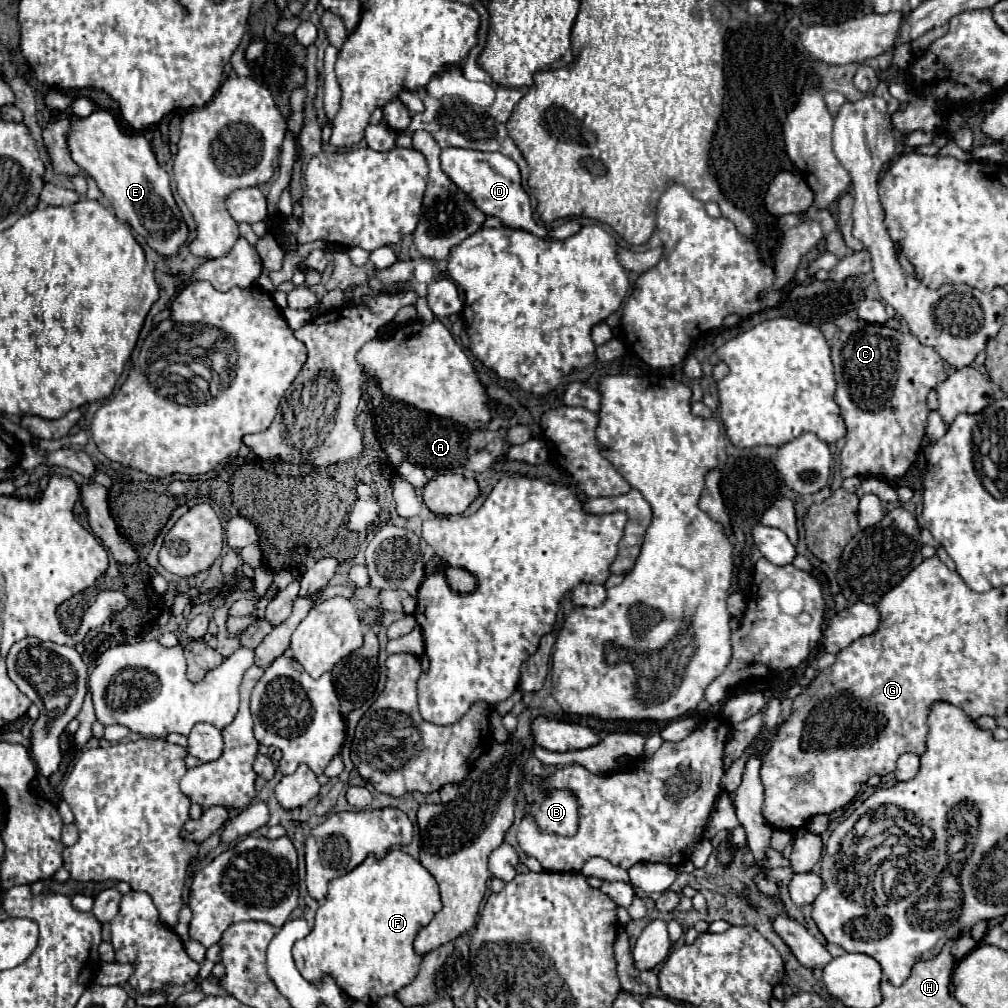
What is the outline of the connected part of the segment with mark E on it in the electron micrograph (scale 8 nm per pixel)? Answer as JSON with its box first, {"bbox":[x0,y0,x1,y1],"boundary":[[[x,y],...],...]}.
{"bbox":[68,109,188,257],"boundary":[[[98,109],[86,119],[72,117],[68,149],[80,169],[96,179],[120,221],[130,223],[138,235],[144,235],[146,243],[158,255],[172,257],[180,251],[188,237],[188,227],[170,193],[170,177],[158,165],[152,147],[142,133],[126,129],[108,111]]]}

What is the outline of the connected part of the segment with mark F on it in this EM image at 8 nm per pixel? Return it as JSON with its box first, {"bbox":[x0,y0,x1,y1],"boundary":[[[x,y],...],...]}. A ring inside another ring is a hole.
{"bbox":[294,849,440,1007],"boundary":[[[390,849],[382,859],[368,855],[356,869],[330,883],[328,895],[316,911],[314,929],[294,945],[298,967],[310,981],[316,981],[322,973],[330,973],[348,997],[374,1007],[380,997],[396,995],[396,991],[416,977],[422,957],[414,953],[414,937],[440,909],[438,883],[420,861],[400,849]]]}

